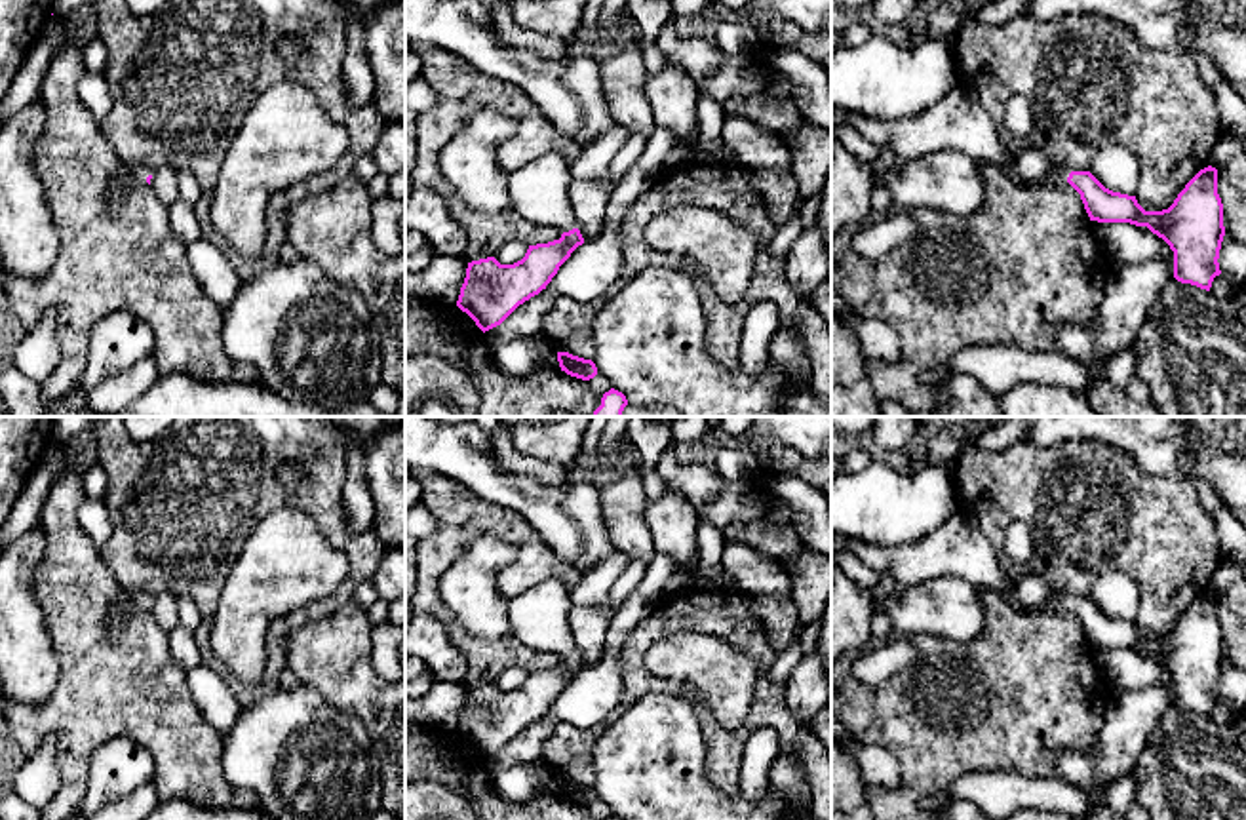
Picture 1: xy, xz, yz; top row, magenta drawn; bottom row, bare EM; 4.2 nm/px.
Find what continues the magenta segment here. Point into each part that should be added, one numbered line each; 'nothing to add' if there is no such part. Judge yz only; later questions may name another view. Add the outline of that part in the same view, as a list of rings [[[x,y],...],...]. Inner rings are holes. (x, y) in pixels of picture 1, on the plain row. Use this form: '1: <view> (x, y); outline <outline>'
1: yz (1060, 600); outline [[[1056,590],[1056,592],[1054,592],[1054,599],[1052,599],[1054,613],[1063,613],[1063,611],[1067,611],[1067,603],[1069,603],[1071,597],[1073,597],[1073,595]]]

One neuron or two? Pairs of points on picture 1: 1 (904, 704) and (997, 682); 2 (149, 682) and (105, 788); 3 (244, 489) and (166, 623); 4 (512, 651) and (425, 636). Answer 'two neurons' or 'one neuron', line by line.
1: one neuron
2: two neurons
3: two neurons
4: two neurons

